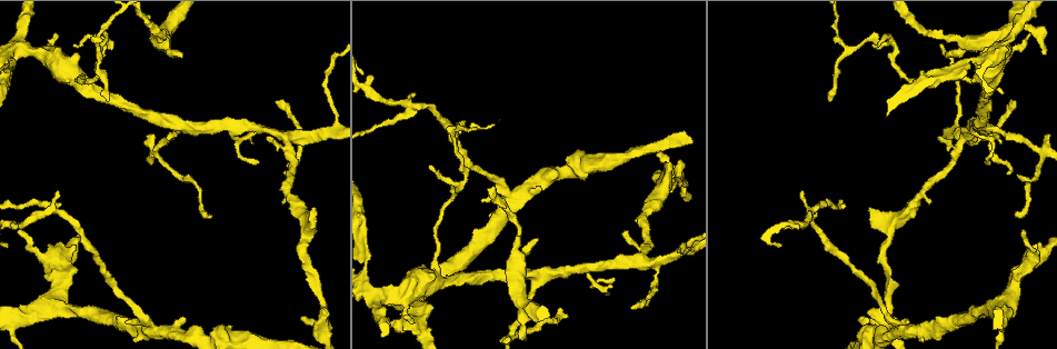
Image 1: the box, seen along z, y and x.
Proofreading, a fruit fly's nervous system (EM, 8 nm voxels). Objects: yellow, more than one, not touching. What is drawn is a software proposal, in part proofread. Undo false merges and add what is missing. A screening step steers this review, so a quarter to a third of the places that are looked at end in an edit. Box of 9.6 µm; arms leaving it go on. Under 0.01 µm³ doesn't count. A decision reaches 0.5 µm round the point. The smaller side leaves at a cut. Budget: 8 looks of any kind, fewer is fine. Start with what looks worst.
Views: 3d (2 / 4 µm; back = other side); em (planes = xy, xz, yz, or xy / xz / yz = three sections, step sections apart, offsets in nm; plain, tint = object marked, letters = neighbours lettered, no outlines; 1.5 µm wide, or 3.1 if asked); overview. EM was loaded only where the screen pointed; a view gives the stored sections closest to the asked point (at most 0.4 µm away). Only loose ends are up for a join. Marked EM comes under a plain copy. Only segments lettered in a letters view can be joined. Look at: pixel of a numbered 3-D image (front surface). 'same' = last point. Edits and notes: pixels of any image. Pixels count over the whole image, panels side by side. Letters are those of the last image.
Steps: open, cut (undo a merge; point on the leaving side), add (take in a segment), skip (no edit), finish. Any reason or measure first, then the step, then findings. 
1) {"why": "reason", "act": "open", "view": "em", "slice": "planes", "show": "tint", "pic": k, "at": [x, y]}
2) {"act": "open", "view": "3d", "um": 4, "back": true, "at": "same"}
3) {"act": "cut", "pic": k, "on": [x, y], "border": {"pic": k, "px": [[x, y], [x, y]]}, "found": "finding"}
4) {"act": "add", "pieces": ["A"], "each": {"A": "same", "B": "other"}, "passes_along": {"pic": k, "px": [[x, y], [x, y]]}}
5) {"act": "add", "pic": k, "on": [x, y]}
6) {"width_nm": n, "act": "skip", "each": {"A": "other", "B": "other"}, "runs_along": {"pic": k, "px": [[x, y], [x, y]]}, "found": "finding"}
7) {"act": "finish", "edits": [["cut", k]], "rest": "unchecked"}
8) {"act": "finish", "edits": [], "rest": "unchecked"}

{"why": "free end", "act": "open", "view": "3d", "um": 2, "pic": 1, "at": [536, 238]}

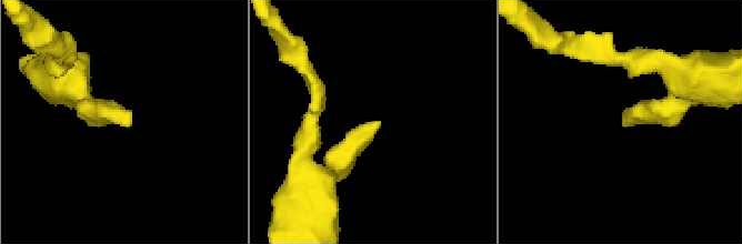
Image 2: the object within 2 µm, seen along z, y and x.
{"act": "open", "view": "em", "slice": "planes", "show": "tint", "pic": 2, "at": [623, 121]}

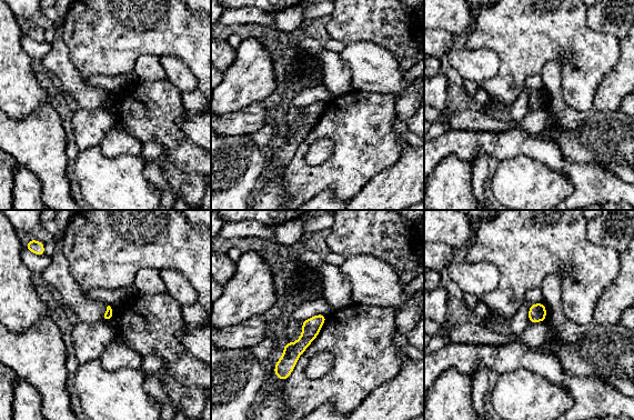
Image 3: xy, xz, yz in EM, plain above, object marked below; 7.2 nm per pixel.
{"why": "what lies round it", "act": "open", "view": "em", "slice": "planes", "show": "letters", "at": "same"}

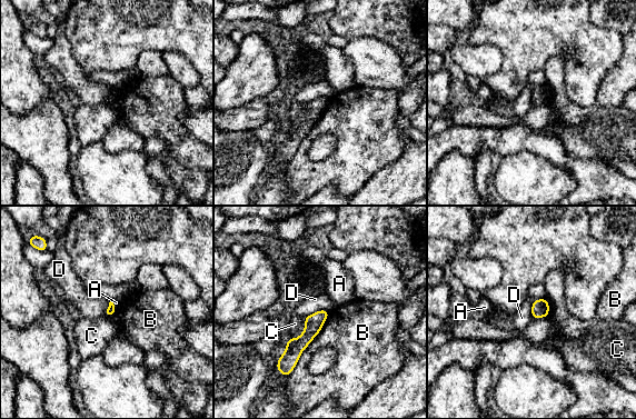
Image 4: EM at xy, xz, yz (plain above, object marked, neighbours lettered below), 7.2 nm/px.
{"act": "skip", "each": {"A": "other", "B": "other", "C": "other", "D": "other"}, "runs_along": {"pic": 4, "px": [[325, 312], [294, 349], [286, 369]]}, "found": "none of them fits"}

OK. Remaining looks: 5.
{"why": "arms part here", "act": "open", "view": "3d", "um": 4, "pic": 1, "at": [681, 178]}

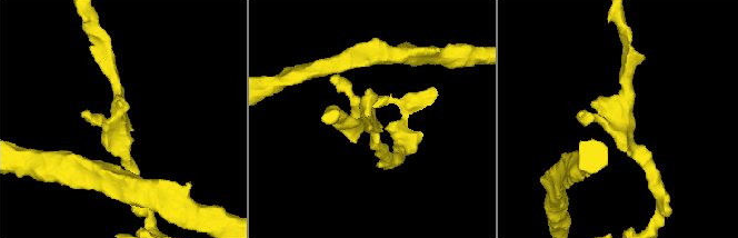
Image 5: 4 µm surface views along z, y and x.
{"act": "open", "view": "em", "slice": "planes", "show": "tint", "pic": 5, "at": [368, 119]}

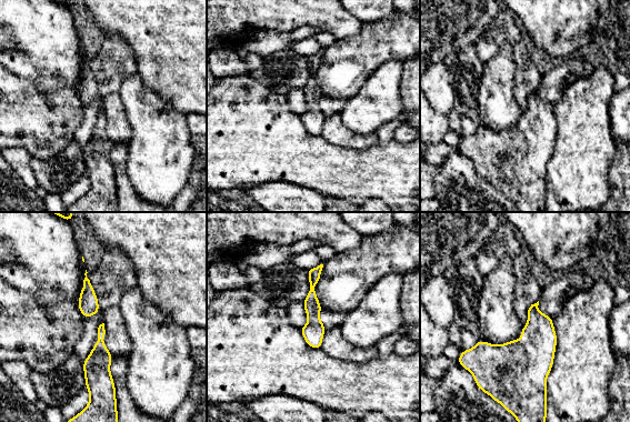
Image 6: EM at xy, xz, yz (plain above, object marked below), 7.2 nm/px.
{"why": "see the neighbours", "act": "open", "view": "em", "slice": "planes", "show": "letters", "at": "same"}

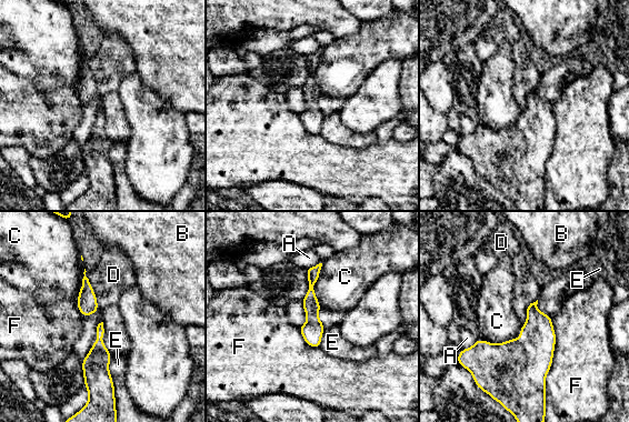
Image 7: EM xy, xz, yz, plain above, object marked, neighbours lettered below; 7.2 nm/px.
{"act": "skip", "each": {"A": "other", "B": "other", "C": "other", "D": "other", "E": "other", "F": "other"}, "border": {"pic": 7, "px": [[86, 271], [98, 311]]}, "found": "all the same neuron"}

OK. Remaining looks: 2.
{"why": "an open end", "act": "open", "view": "3d", "um": 2, "pic": 1, "at": [909, 324]}

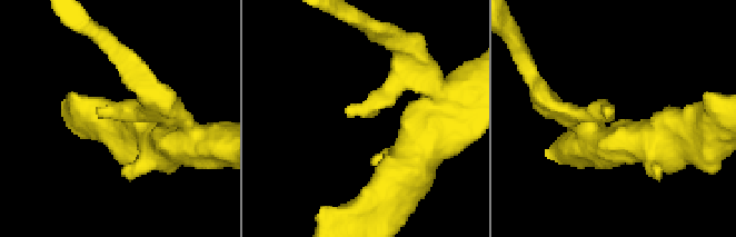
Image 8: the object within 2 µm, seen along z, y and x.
{"act": "open", "view": "em", "slice": "planes", "show": "letters", "pic": 8, "at": [345, 112]}

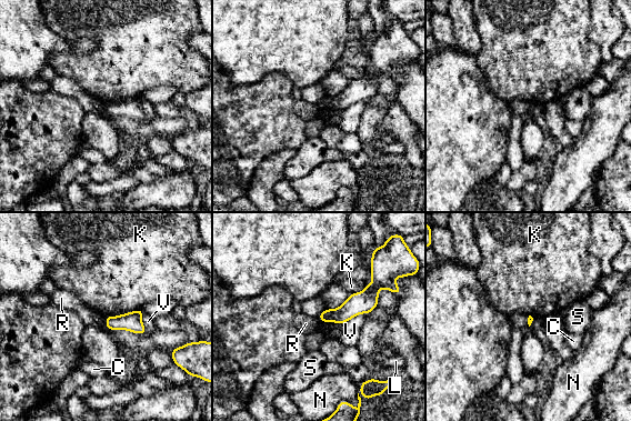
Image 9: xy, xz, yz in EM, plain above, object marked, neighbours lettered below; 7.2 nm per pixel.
{"act": "skip", "each": {"C": "other", "K": "other", "L": "other", "N": "other", "R": "other", "S": "other", "V": "other"}, "border": {"pic": 9, "px": [[104, 317], [104, 323], [108, 329]]}, "found": "none of them fits"}

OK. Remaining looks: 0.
{"act": "finish", "edits": [], "rest": "unchecked"}

